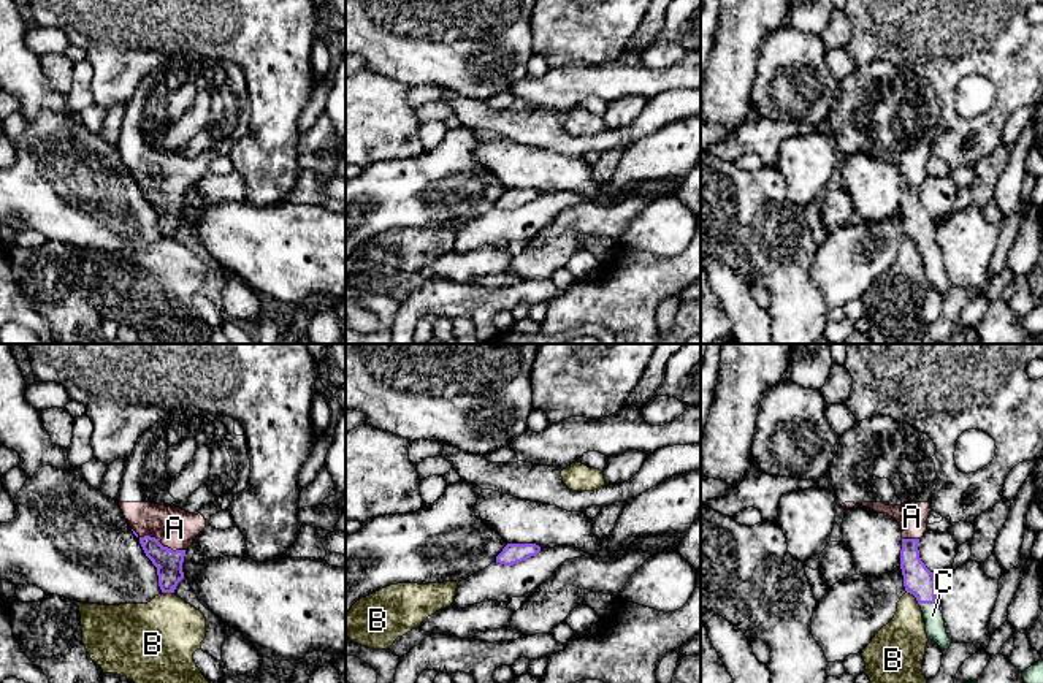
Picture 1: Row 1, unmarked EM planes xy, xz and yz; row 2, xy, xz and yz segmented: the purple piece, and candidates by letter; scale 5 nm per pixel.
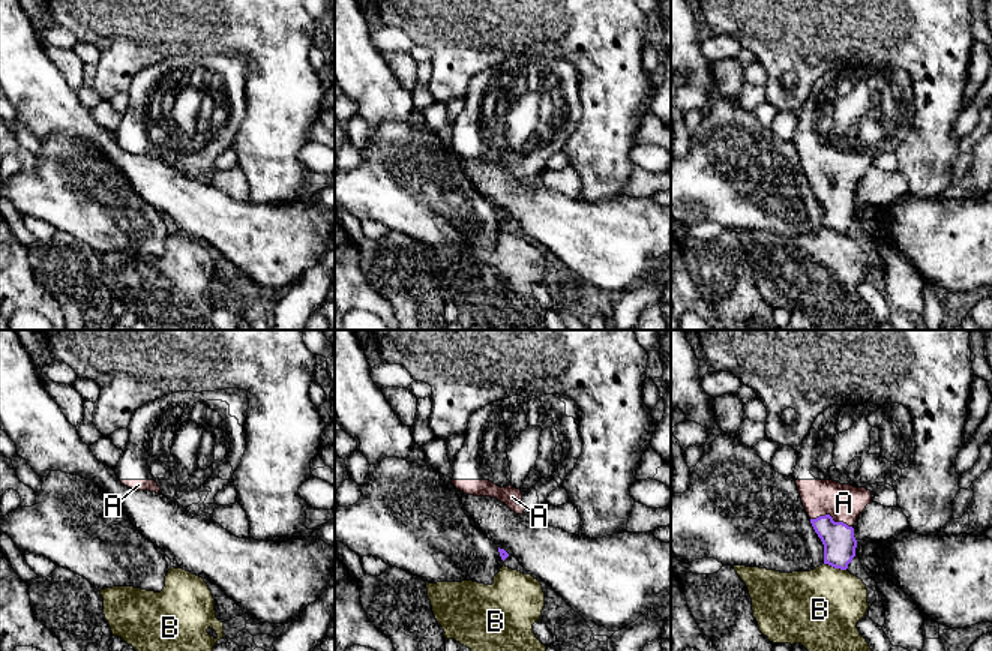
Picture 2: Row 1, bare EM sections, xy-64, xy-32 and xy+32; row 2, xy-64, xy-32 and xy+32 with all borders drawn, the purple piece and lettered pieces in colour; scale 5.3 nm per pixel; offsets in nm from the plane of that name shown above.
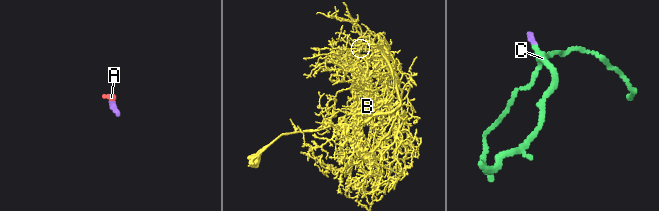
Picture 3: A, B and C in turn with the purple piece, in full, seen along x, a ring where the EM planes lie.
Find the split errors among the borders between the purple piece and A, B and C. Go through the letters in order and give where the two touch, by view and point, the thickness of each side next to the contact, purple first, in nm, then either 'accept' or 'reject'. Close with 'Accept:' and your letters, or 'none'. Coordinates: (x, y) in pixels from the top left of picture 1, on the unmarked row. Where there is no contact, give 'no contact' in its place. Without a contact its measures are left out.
A: xy (157, 186) | 140/200 nm | accept
B: yz (915, 241) | 160/240 nm | reject
C: yz (932, 248) | 160/100 nm | accept
Accept: A, C

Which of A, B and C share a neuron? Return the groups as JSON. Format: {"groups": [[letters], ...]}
{"groups": [["A", "C"], ["B"]]}

